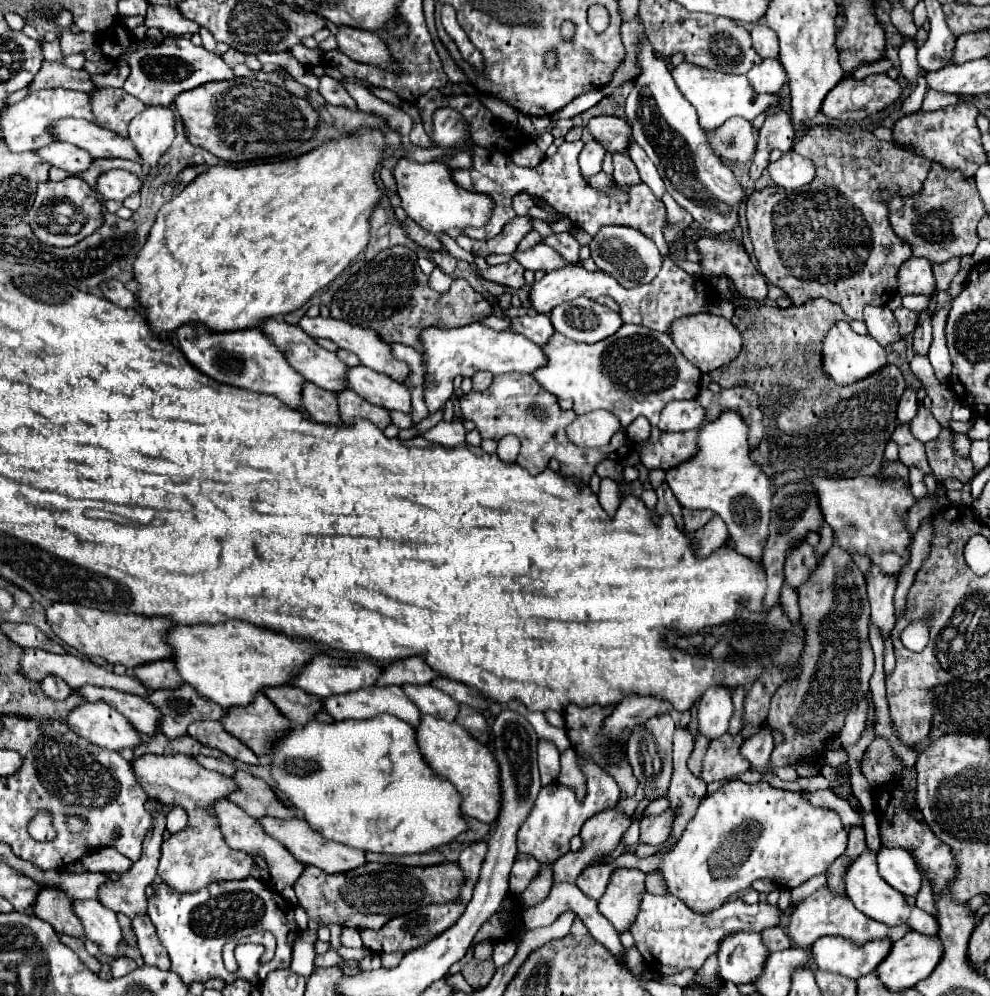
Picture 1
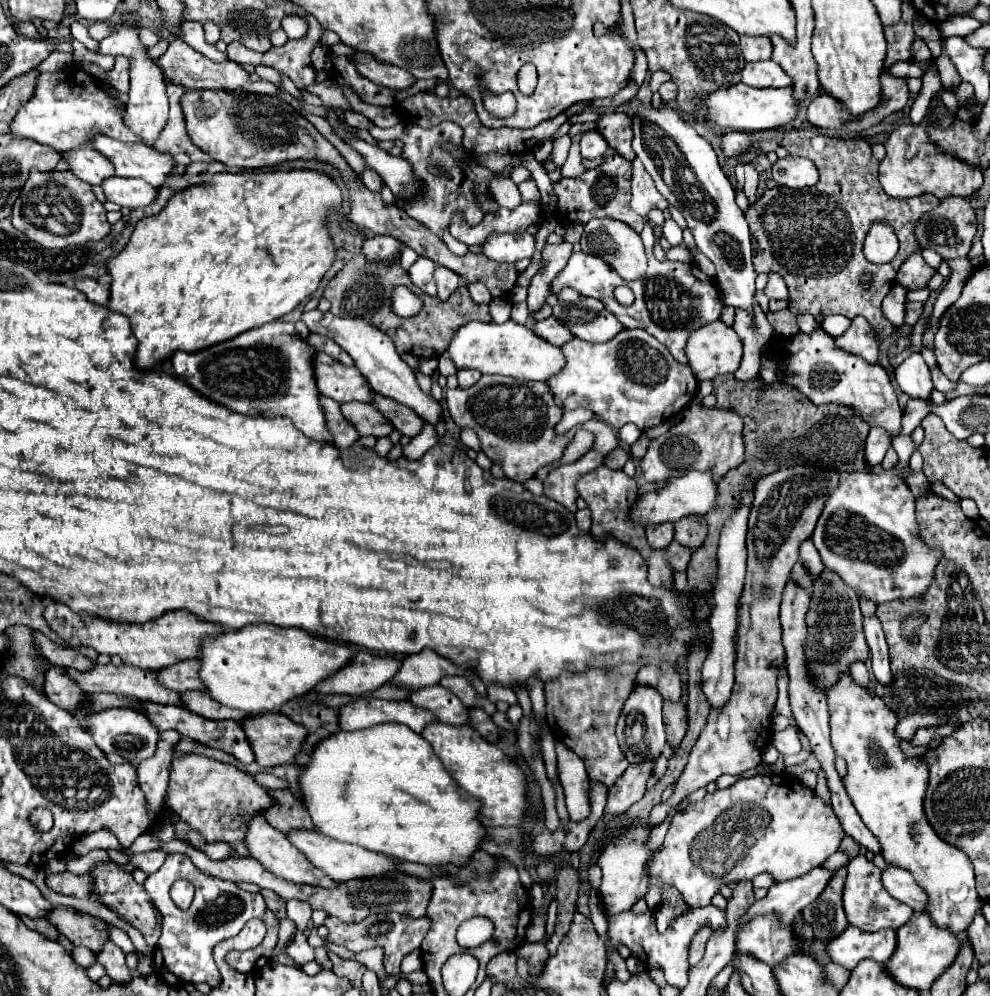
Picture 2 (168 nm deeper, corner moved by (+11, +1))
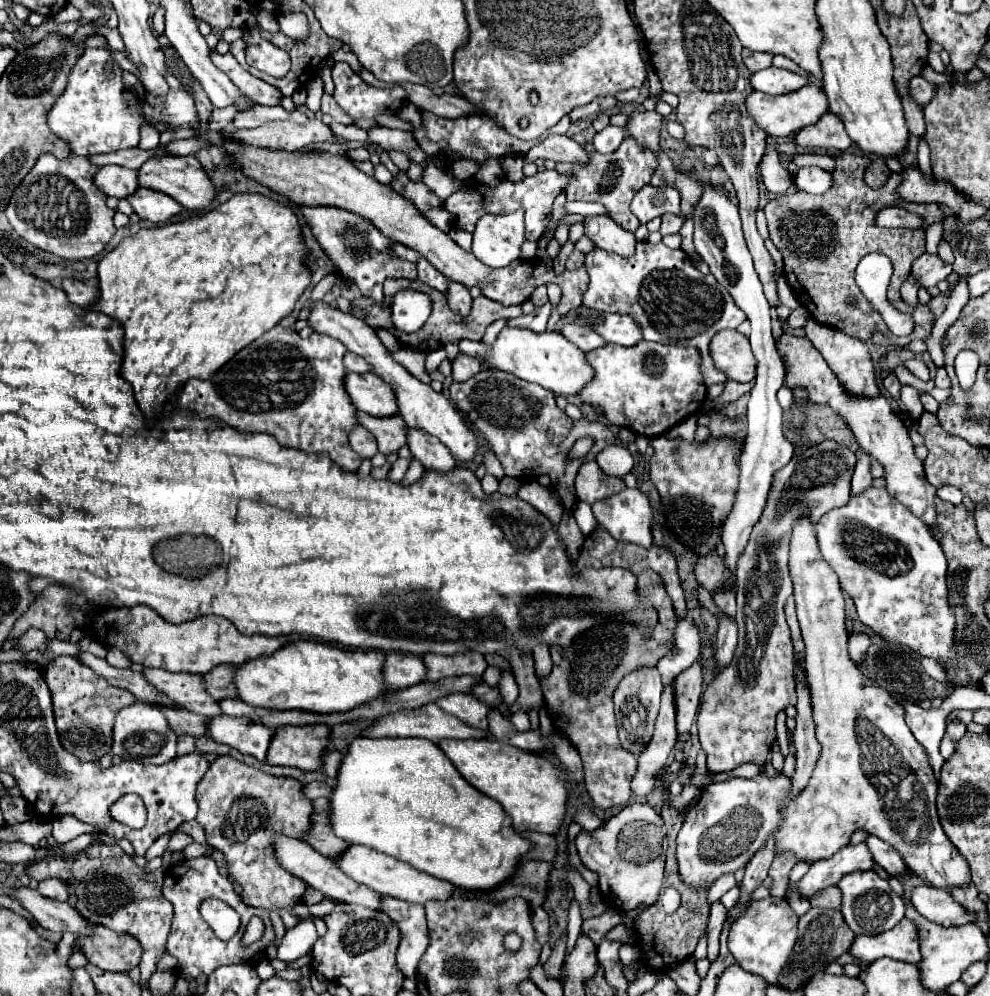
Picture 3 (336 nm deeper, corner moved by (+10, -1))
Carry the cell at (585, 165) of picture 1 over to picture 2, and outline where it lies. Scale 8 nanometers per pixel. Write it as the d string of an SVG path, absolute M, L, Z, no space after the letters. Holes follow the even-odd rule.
M588 131L580 139L580 153L582 153L582 157L596 159L596 157L602 157L608 149L610 149L610 145L602 137L602 133L598 133L598 131Z

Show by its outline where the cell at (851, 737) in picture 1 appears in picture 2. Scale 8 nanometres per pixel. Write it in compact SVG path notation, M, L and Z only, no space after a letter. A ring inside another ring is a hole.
M856 661L856 665L850 665L850 673L858 685L868 687L868 671L866 671L866 665L862 661Z

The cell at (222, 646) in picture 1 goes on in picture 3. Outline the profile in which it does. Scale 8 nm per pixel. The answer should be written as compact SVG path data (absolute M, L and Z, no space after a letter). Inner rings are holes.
M297 639L281 645L273 655L233 665L233 685L239 699L265 709L303 709L317 713L347 711L387 691L381 677L385 655L379 651L345 649L337 645Z

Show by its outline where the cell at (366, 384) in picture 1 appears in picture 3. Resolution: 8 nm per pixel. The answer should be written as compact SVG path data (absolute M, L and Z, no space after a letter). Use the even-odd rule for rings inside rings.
M407 429L407 447L411 449L411 455L425 465L425 469L449 471L457 465L449 449L433 435L425 435L425 431Z

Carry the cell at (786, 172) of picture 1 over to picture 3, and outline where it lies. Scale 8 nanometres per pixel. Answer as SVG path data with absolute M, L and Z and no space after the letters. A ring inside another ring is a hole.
M801 167L795 173L793 183L797 185L799 191L825 193L831 187L831 173L821 167Z

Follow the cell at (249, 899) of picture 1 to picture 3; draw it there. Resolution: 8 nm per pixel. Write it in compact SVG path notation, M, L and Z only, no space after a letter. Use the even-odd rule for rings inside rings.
M211 857L189 859L189 861L181 861L173 867L169 867L167 873L165 873L165 879L163 879L163 895L175 907L173 927L171 927L171 933L169 933L169 939L167 939L167 953L173 955L179 961L179 967L175 969L177 977L197 979L201 975L211 975L217 967L221 967L225 963L237 963L239 959L247 959L247 961L253 959L249 955L249 947L241 949L241 929L233 939L229 939L225 943L225 941L215 937L215 933L209 929L209 925L205 925L205 921L199 913L199 905L209 897L221 899L229 907L233 907L241 915L241 923L247 923L249 915L259 915L265 921L265 935L261 939L263 941L263 947L261 947L263 951L269 947L269 943L275 941L275 929L273 929L273 923L271 923L271 917L269 917L269 911L263 909L263 907L247 907L241 901L241 897L233 891L231 881L227 877L219 875L219 869L217 869L217 865ZM243 915L247 919L243 919Z

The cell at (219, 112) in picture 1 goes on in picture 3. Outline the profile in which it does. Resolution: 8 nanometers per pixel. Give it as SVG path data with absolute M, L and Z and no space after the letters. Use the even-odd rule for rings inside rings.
M227 141L227 153L231 157L231 165L241 169L249 179L275 189L281 195L287 195L291 201L299 205L309 207L339 207L343 211L351 211L355 215L363 215L363 219L371 219L383 235L389 239L403 243L421 257L425 257L437 271L441 271L445 277L463 283L465 287L479 285L483 289L483 295L503 303L503 305L521 305L527 301L535 287L543 283L557 283L563 289L563 301L559 303L559 313L567 315L571 309L577 309L581 305L581 295L587 289L589 275L585 269L577 271L563 271L563 275L555 275L553 271L545 271L543 263L539 259L517 259L501 269L491 269L479 259L475 259L473 253L463 251L447 233L439 231L435 225L431 225L407 199L397 195L389 185L383 185L375 181L373 177L359 171L353 161L347 155L341 153L301 153L301 151L271 151L261 149L255 145L243 145L239 141Z

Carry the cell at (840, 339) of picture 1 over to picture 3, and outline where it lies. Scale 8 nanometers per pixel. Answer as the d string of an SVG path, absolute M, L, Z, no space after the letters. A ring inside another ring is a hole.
M783 333L777 339L777 351L781 353L781 359L785 363L785 383L787 387L803 387L807 391L809 401L813 403L823 403L835 409L851 427L855 439L859 441L861 449L875 457L883 467L885 467L885 479L887 479L887 491L897 497L905 507L913 511L915 517L919 517L927 527L935 523L935 487L927 483L925 473L923 473L923 463L915 457L913 453L913 443L909 437L909 431L901 417L891 409L891 403L887 401L885 395L877 397L865 397L857 399L851 395L845 387L841 387L837 375L829 369L827 361L815 345L807 337L797 337L797 335L787 335Z

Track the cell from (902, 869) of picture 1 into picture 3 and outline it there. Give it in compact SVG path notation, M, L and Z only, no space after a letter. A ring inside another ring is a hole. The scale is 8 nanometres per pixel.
M927 885L915 887L911 891L911 903L923 917L945 927L965 925L973 921L973 917L963 907L959 907L959 903L943 889Z

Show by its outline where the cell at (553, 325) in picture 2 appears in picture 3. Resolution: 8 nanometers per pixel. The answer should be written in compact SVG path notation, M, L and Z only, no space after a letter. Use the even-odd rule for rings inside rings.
M563 323L559 327L559 333L567 341L571 341L573 345L577 345L581 351L591 351L591 349L597 349L597 347L605 345L605 341L595 331L591 331L589 327L585 327L583 323Z

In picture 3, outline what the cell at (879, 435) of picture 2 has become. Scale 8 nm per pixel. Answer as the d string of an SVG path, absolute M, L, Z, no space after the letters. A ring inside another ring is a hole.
M865 451L859 453L857 465L855 465L855 473L853 473L853 485L851 485L851 493L857 495L863 489L867 489L871 485L873 477L871 477L871 455L867 455Z

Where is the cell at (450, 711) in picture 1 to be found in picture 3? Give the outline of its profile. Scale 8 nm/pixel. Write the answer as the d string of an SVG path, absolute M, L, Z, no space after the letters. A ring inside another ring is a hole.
M451 693L451 695L445 695L443 699L435 701L435 703L437 703L439 709L443 709L449 715L455 715L463 723L467 723L469 727L483 729L483 731L487 729L489 707L485 703L479 703L473 695Z

